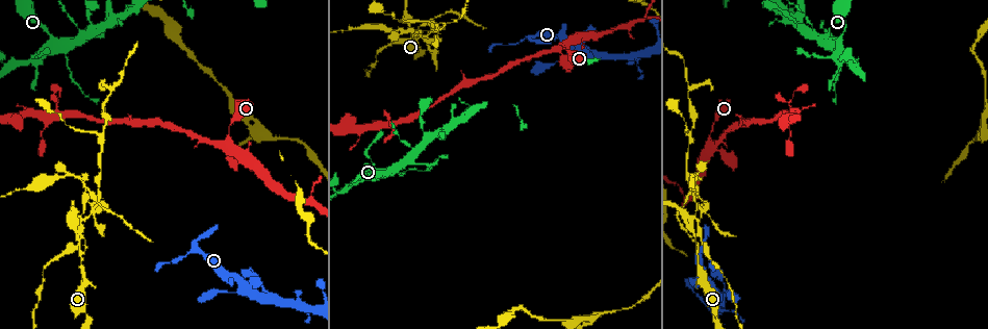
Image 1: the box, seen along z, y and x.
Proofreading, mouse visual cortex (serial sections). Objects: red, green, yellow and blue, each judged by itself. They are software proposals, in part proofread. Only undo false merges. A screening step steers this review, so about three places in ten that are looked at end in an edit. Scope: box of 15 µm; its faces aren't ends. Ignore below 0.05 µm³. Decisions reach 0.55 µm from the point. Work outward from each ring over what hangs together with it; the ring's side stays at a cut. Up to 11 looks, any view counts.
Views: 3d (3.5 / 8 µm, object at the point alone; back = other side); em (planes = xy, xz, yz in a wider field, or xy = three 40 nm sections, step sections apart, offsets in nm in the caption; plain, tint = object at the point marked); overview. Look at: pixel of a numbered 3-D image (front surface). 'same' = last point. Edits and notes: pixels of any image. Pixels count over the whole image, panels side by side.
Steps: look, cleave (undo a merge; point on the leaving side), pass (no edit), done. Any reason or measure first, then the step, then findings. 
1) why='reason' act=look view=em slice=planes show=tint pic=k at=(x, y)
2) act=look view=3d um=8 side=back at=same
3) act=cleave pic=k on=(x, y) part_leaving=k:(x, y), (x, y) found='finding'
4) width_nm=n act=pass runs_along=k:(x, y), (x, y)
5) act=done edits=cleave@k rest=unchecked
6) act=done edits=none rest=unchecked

why='abrupt turn' act=look view=3d um=3.5 pic=1 at=(696, 244)

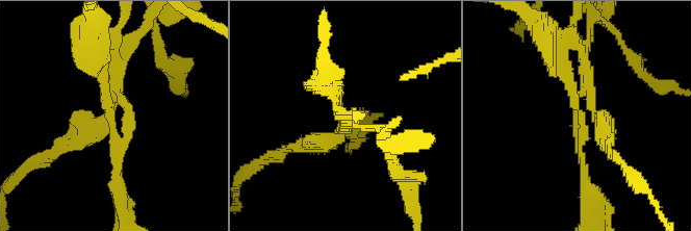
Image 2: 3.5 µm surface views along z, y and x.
arms=4 arm_widths_nm=150,150,200,250 why='shape alone is not enough' act=look view=em slice=xy step=2 show=tint pic=2 at=(582, 113)

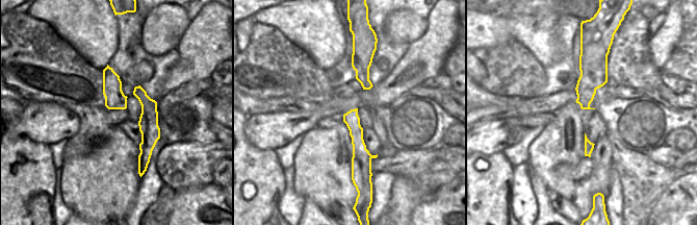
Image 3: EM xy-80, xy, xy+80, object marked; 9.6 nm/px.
act=look view=em slice=xy step=1 show=tint at=same

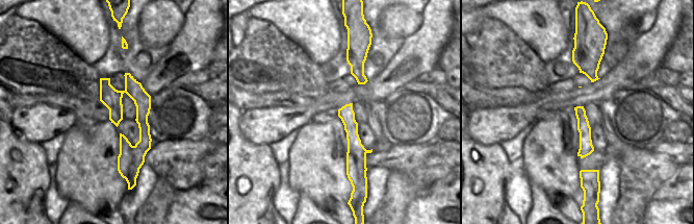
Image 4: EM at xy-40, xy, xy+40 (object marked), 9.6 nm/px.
act=cleave pic=2 on=(136, 37) found='a second cell is stuck on'

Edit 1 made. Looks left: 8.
why='see it whole again' act=look view=overview

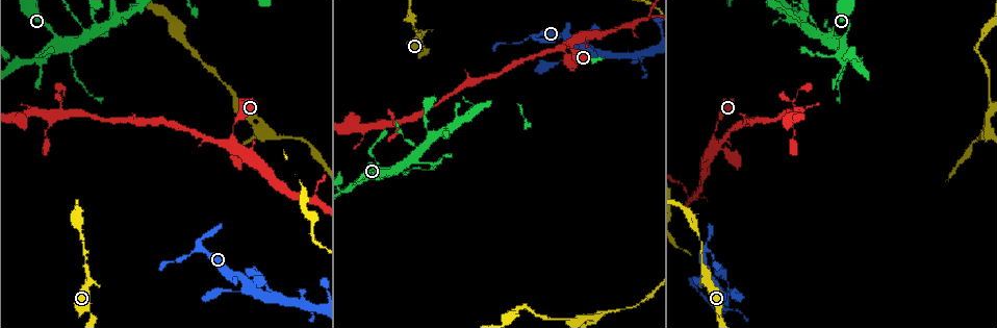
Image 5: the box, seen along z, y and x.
act=look view=3d um=3.5 pic=5 at=(532, 35)

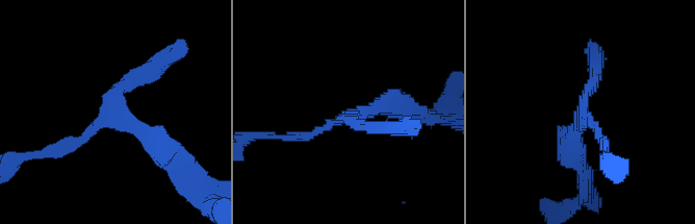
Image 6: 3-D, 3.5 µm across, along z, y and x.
act=look view=em slice=xy step=1 show=tint pic=6 at=(113, 99)

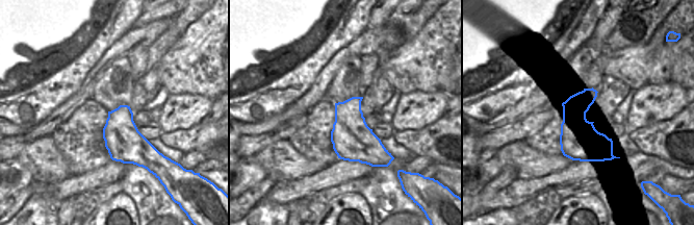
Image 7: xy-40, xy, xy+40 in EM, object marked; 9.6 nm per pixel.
why='cut it another way' act=look view=em slice=xy step=2 show=tint at=same

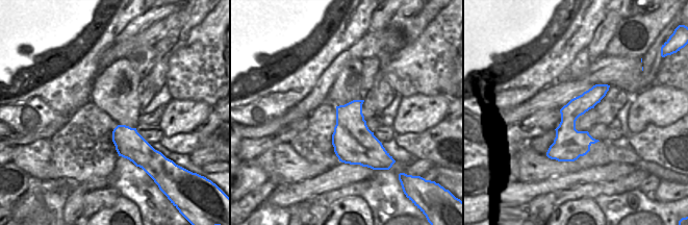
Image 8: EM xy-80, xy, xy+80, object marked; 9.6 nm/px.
act=pass runs_along=6:(571, 149), (595, 56) found='all the same cell'

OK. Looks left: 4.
why='looks like a crossing' act=look view=3d um=3.5 pic=5 at=(392, 170)

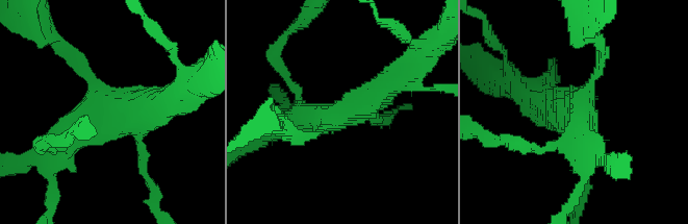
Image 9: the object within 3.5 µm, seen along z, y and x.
arms=4 arm_widths_nm=150,200,400,450 why='need the tissue' act=look view=em slice=xy step=2 show=plain pic=9 at=(103, 103)

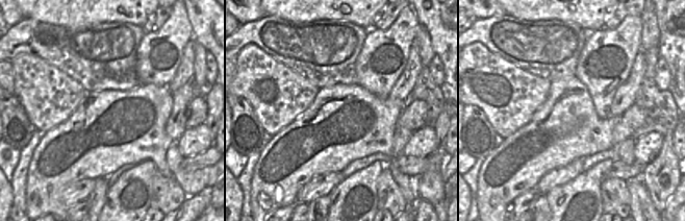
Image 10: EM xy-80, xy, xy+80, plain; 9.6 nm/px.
why='where the object lies' act=look view=em slice=xy step=2 show=tint at=same

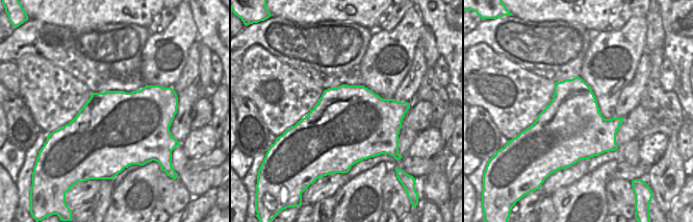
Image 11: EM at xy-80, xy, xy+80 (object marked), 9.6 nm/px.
act=pass runs_along=9:(299, 139), (314, 135), (395, 79) found='continuous, no second cell'

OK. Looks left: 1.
act=done edits=cleave@2 rest=unchecked

